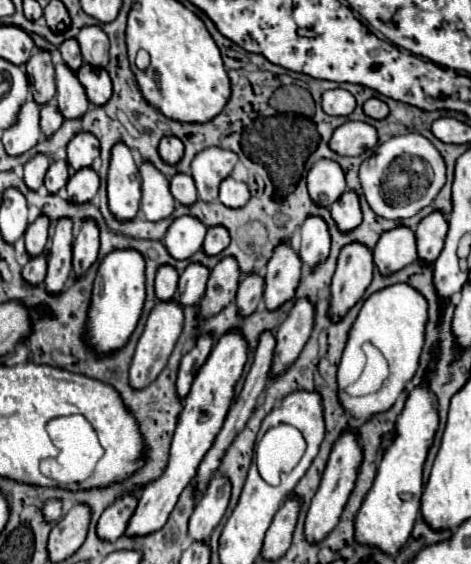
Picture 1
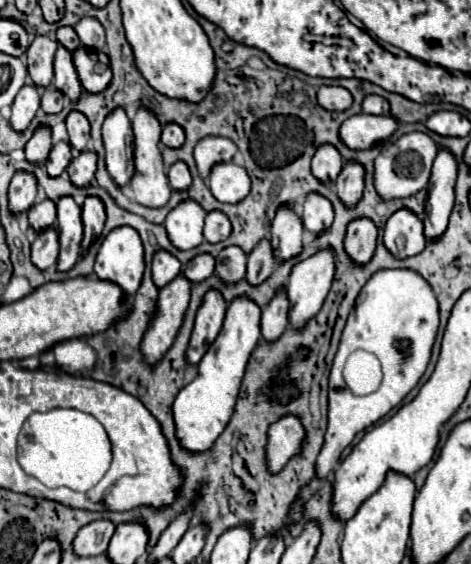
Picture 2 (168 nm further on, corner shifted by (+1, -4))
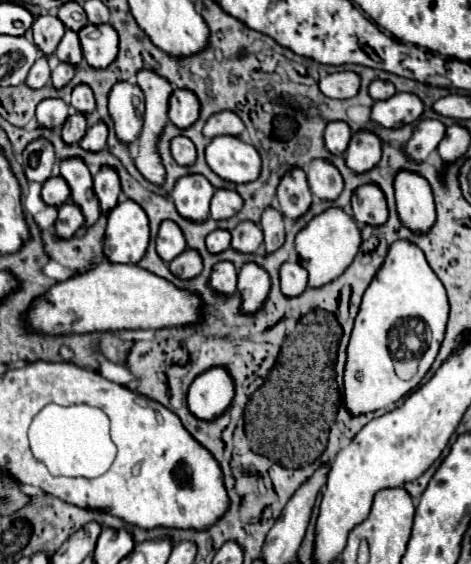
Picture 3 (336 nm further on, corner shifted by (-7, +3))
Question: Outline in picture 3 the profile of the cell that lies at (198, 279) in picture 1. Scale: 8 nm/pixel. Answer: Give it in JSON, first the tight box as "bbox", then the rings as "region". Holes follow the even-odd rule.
{"bbox":[206,229,230,253],"region":[[[216,229],[206,237],[206,247],[210,253],[220,253],[230,247],[230,231]]]}

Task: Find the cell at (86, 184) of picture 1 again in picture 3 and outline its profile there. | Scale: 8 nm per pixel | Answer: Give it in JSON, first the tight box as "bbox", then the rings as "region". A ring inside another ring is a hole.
{"bbox":[80,121,108,151],"region":[[[98,121],[92,127],[88,127],[80,145],[88,151],[102,151],[106,147],[106,137],[108,137],[108,127],[104,121]]]}

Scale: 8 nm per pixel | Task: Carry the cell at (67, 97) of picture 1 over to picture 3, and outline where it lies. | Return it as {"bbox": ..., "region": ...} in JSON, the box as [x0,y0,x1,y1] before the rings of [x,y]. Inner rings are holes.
{"bbox":[56,31,82,65],"region":[[[66,31],[64,33],[62,41],[56,47],[56,55],[58,55],[60,61],[72,63],[72,65],[78,65],[82,61],[82,47],[80,47],[76,31]]]}

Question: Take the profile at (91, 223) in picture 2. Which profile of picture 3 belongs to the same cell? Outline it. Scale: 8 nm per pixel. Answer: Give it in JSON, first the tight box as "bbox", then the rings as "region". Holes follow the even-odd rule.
{"bbox":[94,167,122,211],"region":[[[100,167],[100,171],[94,175],[94,191],[100,199],[102,211],[110,211],[112,207],[116,207],[120,193],[122,193],[120,177],[118,177],[116,169]]]}

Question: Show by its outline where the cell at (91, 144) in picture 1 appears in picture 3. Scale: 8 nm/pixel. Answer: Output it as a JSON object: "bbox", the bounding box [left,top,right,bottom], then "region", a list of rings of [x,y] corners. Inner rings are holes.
{"bbox":[70,83,96,115],"region":[[[84,83],[76,85],[76,87],[74,87],[74,91],[72,91],[72,103],[70,103],[70,105],[72,105],[76,111],[80,111],[80,113],[88,115],[88,113],[96,107],[92,89],[90,89],[88,85],[84,85]]]}

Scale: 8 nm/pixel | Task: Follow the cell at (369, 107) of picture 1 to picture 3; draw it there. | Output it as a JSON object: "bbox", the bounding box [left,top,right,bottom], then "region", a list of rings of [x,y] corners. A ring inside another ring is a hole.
{"bbox":[370,79,396,101],"region":[[[376,79],[376,81],[370,83],[370,97],[372,97],[374,101],[388,99],[388,97],[392,97],[394,93],[396,93],[396,89],[394,89],[394,85],[392,85],[390,81],[380,81],[380,79]]]}

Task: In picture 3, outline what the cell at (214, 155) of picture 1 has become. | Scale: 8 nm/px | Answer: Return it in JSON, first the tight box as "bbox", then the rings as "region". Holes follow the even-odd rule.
{"bbox":[204,111,244,139],"region":[[[234,111],[214,113],[204,125],[204,137],[208,139],[218,135],[240,135],[242,131],[244,131],[244,123]]]}

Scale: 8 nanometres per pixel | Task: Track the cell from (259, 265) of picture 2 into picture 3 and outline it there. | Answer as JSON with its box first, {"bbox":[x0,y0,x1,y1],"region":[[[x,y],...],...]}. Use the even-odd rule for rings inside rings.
{"bbox":[260,207,284,253],"region":[[[266,207],[260,219],[260,227],[264,231],[264,253],[276,251],[284,243],[284,217],[278,209]]]}

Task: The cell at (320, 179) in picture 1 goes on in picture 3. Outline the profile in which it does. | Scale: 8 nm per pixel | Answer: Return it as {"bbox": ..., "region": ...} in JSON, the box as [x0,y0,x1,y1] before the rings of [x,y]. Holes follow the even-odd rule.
{"bbox":[324,121,352,155],"region":[[[332,121],[332,123],[328,123],[328,127],[324,131],[326,147],[336,155],[342,155],[346,151],[350,137],[352,137],[352,129],[344,121]]]}

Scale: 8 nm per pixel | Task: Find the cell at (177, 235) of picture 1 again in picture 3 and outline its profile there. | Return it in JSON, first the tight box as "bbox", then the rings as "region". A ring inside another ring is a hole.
{"bbox":[170,175,214,221],"region":[[[184,175],[176,181],[170,199],[174,201],[178,213],[190,221],[204,221],[210,211],[210,199],[214,187],[204,175]]]}

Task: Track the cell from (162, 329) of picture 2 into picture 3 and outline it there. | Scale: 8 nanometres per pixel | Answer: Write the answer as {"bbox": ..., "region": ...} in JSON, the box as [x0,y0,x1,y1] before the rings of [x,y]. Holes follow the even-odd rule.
{"bbox":[170,249,202,279],"region":[[[186,249],[176,259],[170,261],[170,271],[180,279],[192,279],[202,271],[202,259],[196,249]]]}

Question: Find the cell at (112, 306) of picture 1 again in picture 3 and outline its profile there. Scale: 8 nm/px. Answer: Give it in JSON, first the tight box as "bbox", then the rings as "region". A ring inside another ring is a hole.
{"bbox":[106,197,150,263],"region":[[[122,197],[106,217],[106,257],[112,263],[138,263],[144,257],[150,239],[144,209],[136,201]]]}

